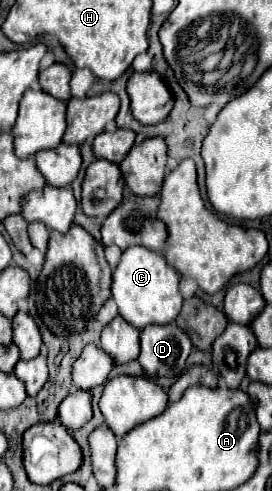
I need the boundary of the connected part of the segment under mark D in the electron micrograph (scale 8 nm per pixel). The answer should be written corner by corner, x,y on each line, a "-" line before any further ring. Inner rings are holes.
152,324
140,334
138,362
150,378
180,376
192,352
192,340
176,324

